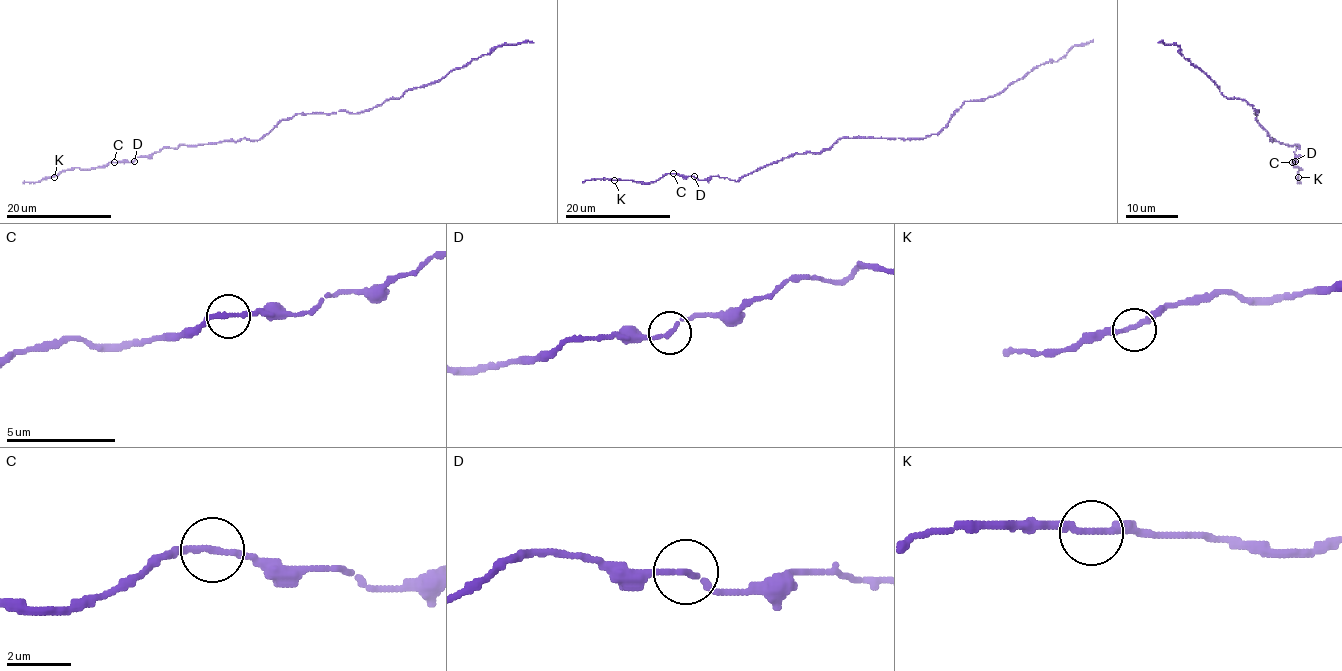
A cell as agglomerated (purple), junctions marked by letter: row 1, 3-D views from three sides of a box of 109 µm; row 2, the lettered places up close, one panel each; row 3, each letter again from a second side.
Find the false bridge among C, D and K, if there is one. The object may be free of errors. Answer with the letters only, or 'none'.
none

